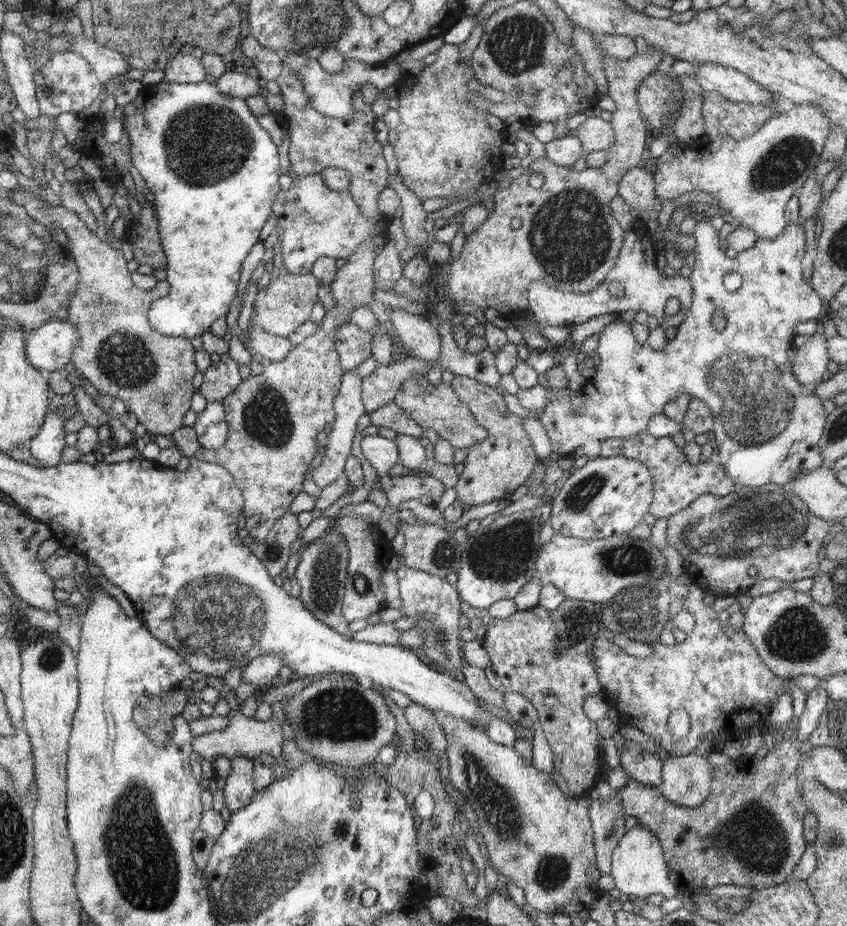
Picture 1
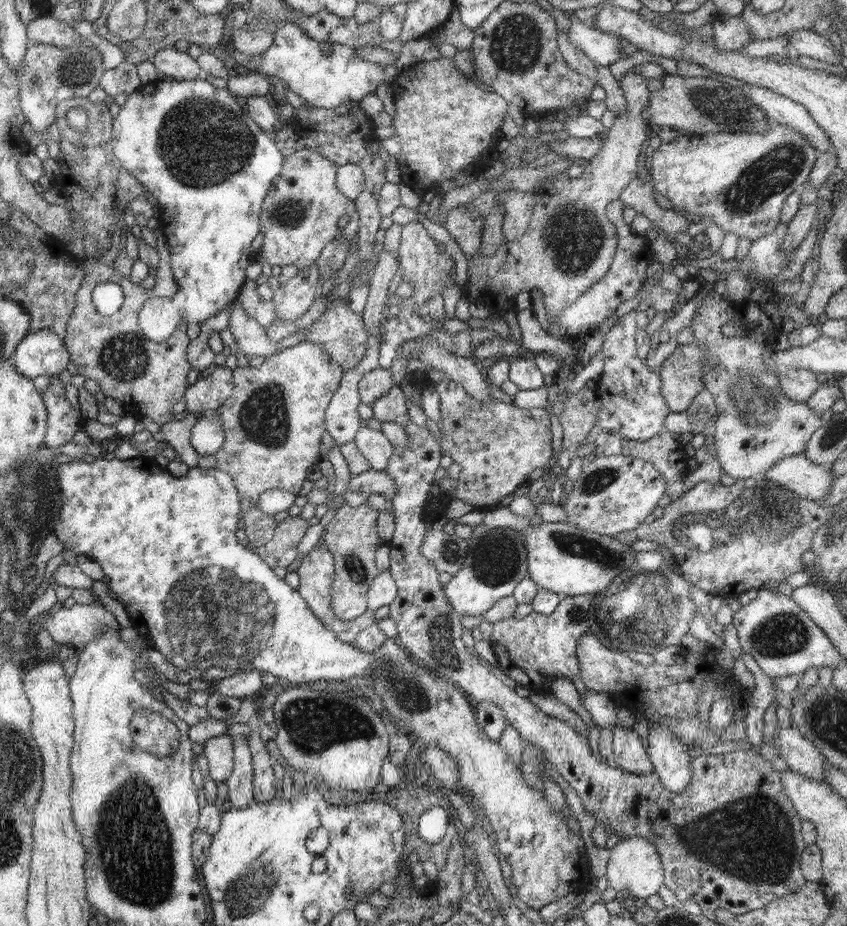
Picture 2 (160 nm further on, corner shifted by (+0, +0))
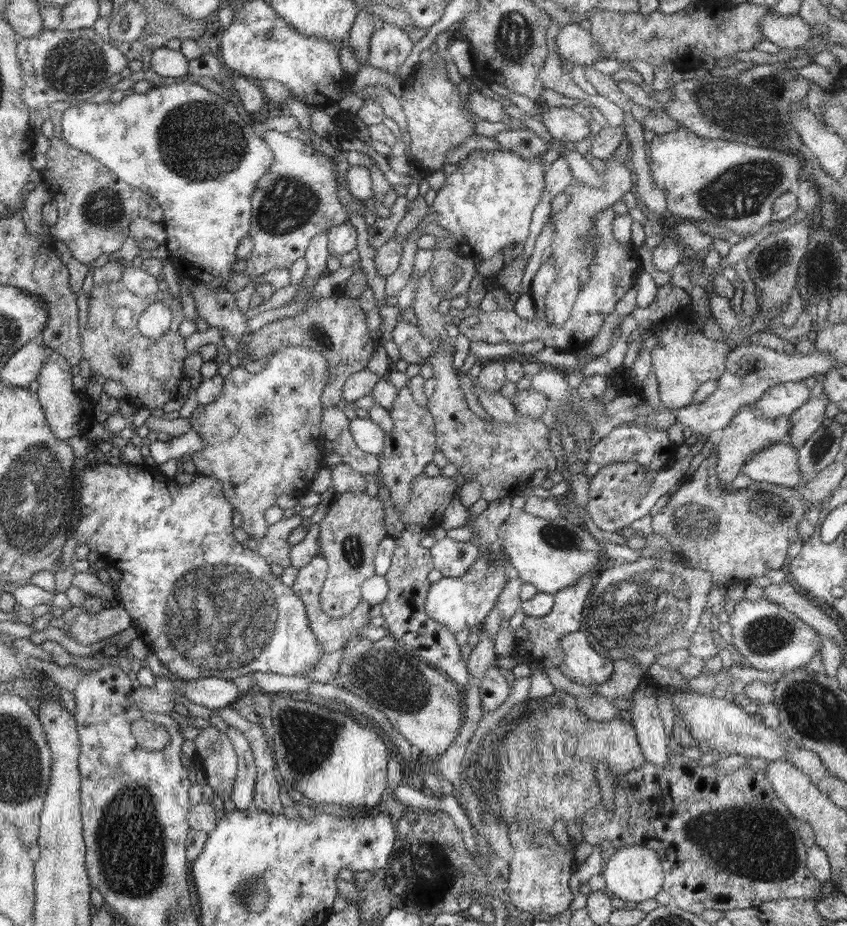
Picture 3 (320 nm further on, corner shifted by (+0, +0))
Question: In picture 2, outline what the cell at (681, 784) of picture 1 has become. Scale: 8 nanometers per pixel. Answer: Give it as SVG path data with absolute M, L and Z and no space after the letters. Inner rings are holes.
M652 727L648 733L648 750L651 761L654 764L655 772L668 792L680 794L690 786L690 762L692 758L687 754L686 746L676 740L676 736L666 727Z

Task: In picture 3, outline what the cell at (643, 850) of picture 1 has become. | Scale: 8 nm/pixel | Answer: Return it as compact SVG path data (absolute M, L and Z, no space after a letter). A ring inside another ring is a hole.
M624 846L606 861L606 870L602 872L606 883L605 892L612 897L617 897L625 901L629 906L654 899L656 894L662 890L662 884L666 879L666 873L662 868L662 860L659 853L654 849L644 846Z

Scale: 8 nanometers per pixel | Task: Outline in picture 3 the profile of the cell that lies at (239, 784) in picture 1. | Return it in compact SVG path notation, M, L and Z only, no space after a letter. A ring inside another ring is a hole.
M228 725L226 734L232 742L234 751L238 758L238 773L232 789L231 800L237 810L248 809L255 806L253 798L255 792L257 767L251 746L244 736L234 725Z

